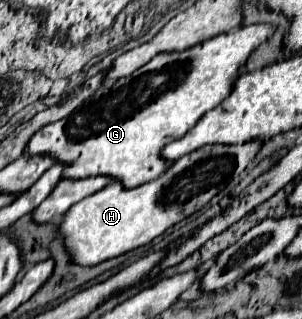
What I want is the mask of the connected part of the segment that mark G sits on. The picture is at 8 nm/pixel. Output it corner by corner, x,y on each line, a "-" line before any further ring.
249,24
183,52
163,52
155,56
131,76
105,82
67,118
43,126
43,130
31,138
27,154
49,154
59,162
67,162
69,168
63,178
103,174
119,178
125,188
131,188
163,176
171,162
163,162
159,150
163,150
167,142
187,134
203,114
231,94
241,68
249,56
271,38
273,30
273,24

